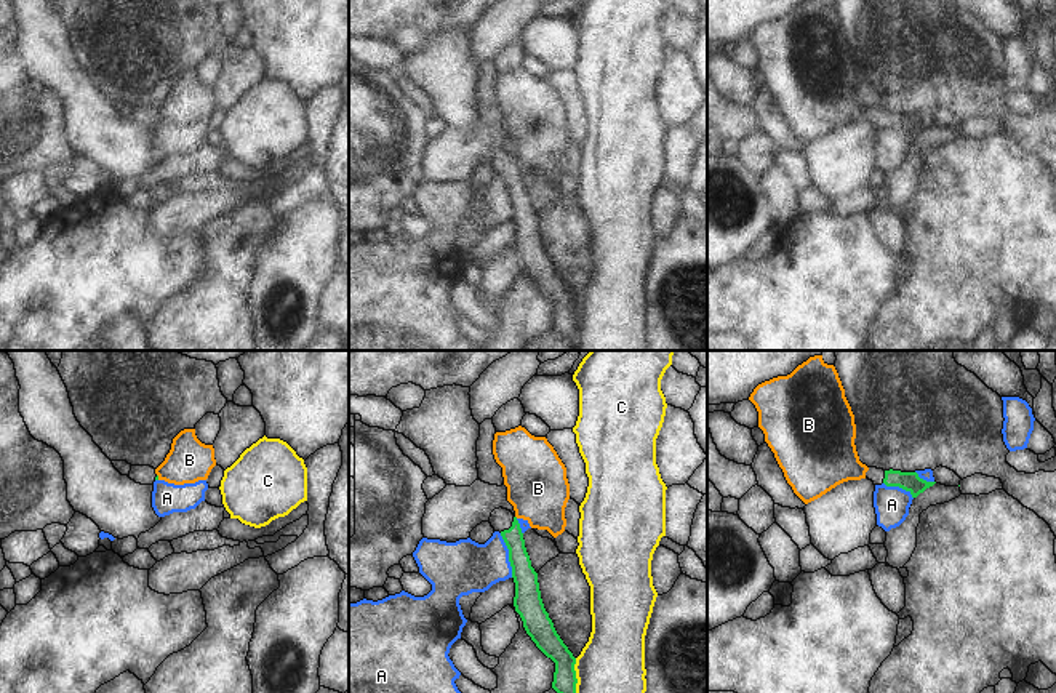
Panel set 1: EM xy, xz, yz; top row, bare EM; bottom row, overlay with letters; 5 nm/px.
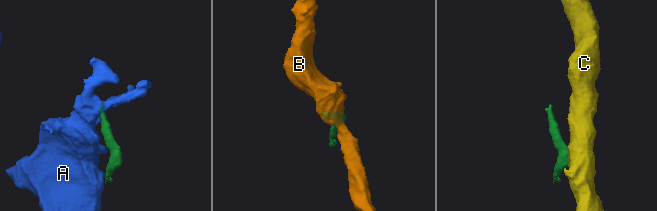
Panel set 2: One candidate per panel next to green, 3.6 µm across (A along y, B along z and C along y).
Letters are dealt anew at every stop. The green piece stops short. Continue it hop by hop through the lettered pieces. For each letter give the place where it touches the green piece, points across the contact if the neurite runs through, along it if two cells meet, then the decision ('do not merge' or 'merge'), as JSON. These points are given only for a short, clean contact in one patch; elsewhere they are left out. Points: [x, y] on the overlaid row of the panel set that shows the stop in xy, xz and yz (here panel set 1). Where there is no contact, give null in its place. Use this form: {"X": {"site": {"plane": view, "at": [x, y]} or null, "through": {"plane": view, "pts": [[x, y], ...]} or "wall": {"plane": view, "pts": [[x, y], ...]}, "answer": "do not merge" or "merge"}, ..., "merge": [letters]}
{"A": {"site": {"plane": "xz", "at": [509, 556]}, "wall": {"plane": "xz", "pts": [[500, 533], [508, 549], [512, 576]]}, "answer": "do not merge"}, "B": {"site": {"plane": "xy", "at": [157, 477]}, "wall": {"plane": "xy", "pts": [[157, 474], [159, 479]]}, "answer": "do not merge"}, "C": {"site": {"plane": "xz", "at": [575, 676]}, "wall": {"plane": "xz", "pts": [[576, 658], [575, 692]]}, "answer": "do not merge"}, "merge": []}

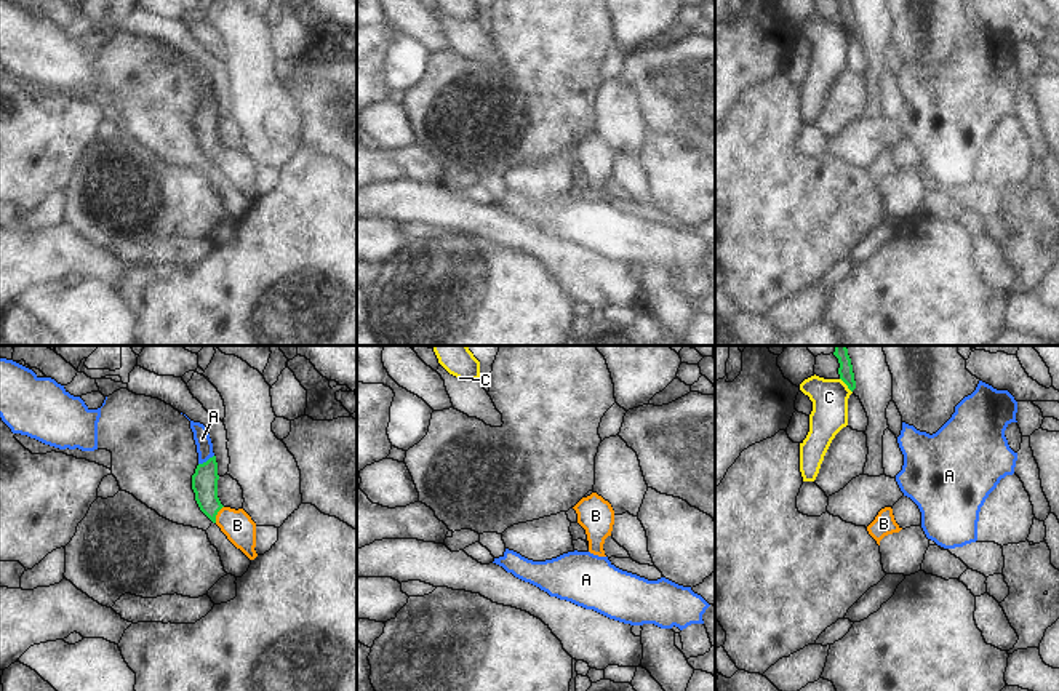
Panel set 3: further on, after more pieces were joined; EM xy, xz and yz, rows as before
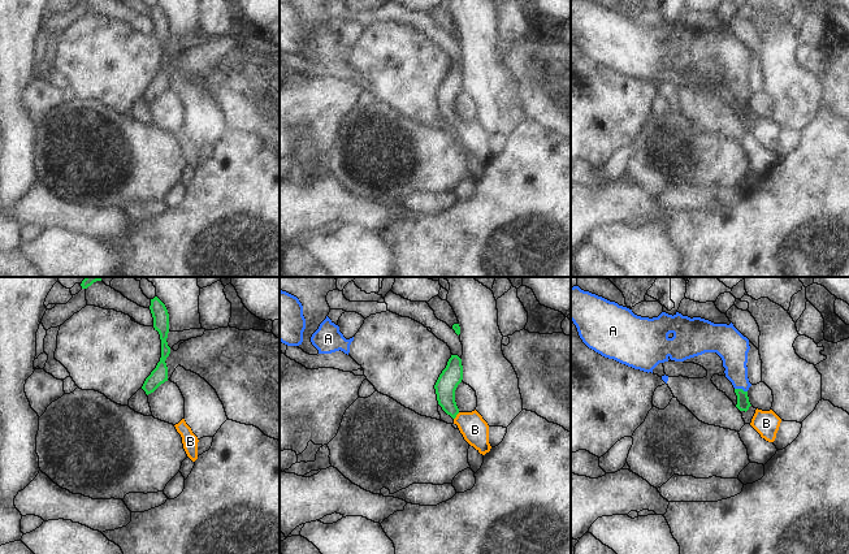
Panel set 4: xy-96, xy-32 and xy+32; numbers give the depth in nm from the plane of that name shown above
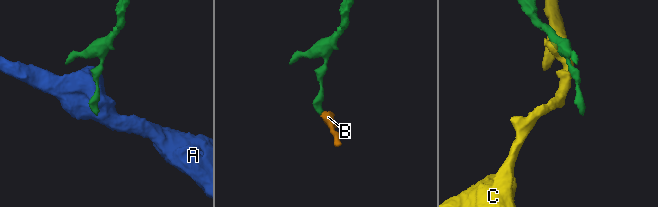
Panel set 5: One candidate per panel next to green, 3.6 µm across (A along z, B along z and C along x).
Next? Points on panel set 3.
{"A": {"site": {"plane": "xy", "at": [207, 461]}, "wall": {"plane": "xy", "pts": [[213, 455], [199, 464]]}, "answer": "do not merge"}, "B": {"site": {"plane": "xy", "at": [216, 514]}, "through": {"plane": "xy", "pts": [[205, 479], [205, 495], [216, 514], [237, 525]]}, "answer": "merge"}, "C": {"site": {"plane": "yz", "at": [847, 384]}, "answer": "do not merge"}, "merge": ["B"]}

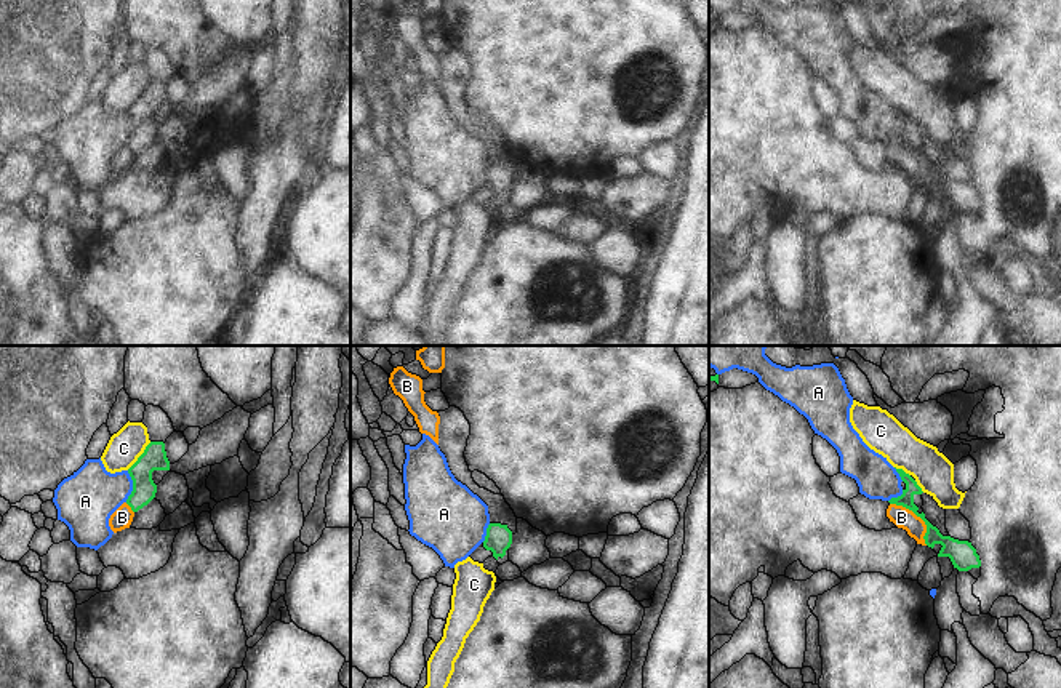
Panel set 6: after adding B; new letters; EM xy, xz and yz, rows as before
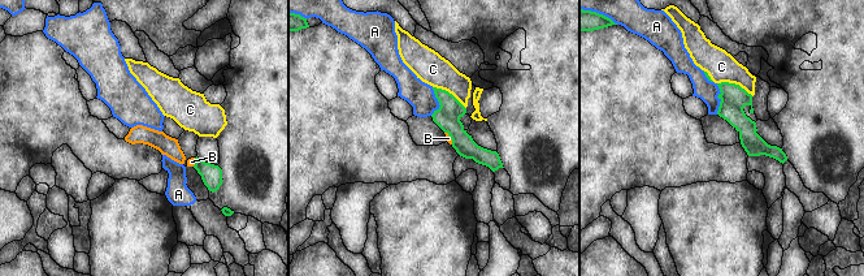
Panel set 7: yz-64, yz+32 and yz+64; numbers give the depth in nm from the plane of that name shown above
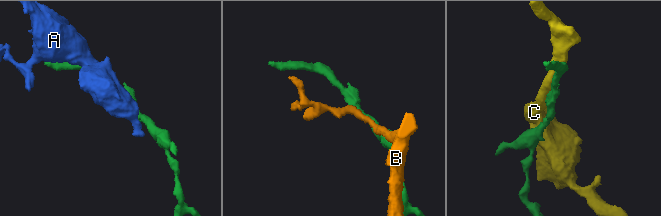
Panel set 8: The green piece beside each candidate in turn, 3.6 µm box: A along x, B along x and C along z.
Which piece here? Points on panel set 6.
{"A": {"site": {"plane": "xy", "at": [133, 487]}, "answer": "do not merge"}, "B": {"site": {"plane": "yz", "at": [919, 516]}, "answer": "do not merge"}, "C": {"site": {"plane": "xy", "at": [140, 456]}, "answer": "do not merge"}, "merge": []}

